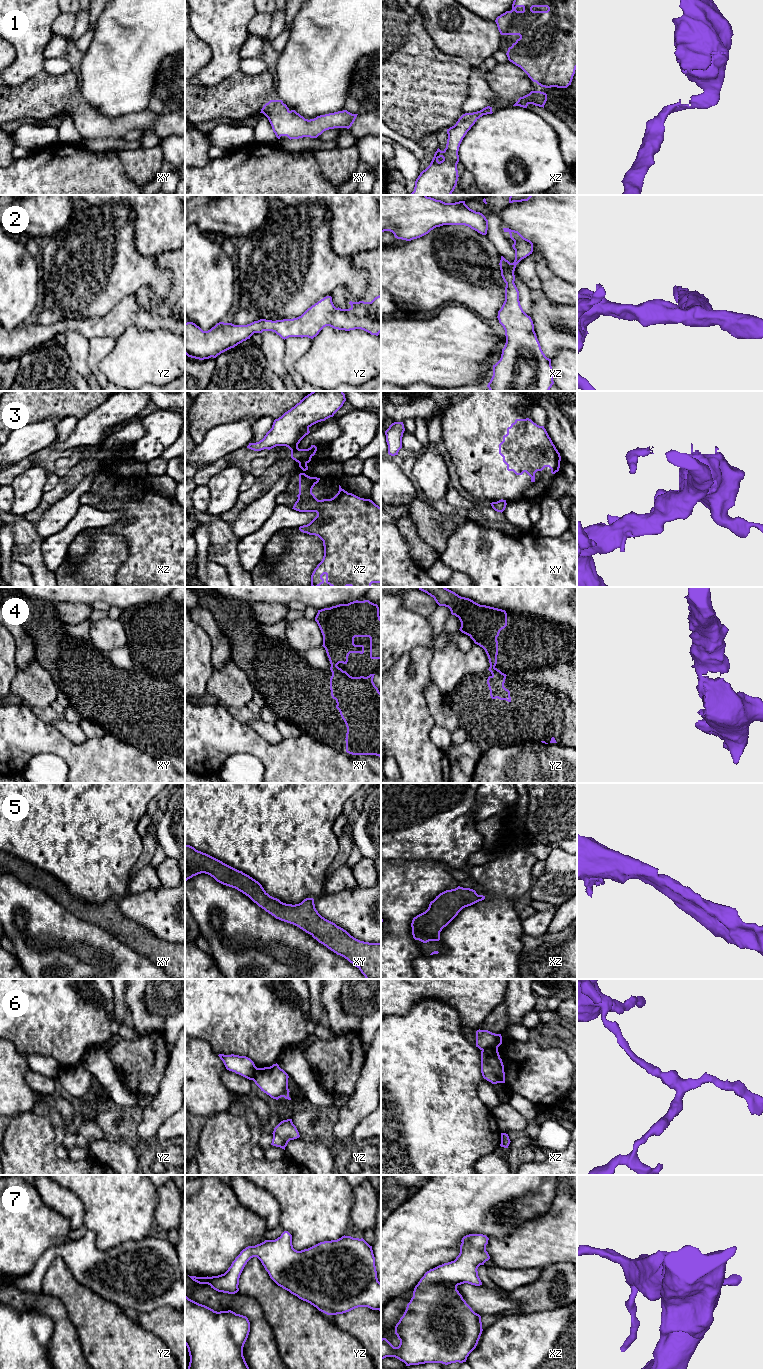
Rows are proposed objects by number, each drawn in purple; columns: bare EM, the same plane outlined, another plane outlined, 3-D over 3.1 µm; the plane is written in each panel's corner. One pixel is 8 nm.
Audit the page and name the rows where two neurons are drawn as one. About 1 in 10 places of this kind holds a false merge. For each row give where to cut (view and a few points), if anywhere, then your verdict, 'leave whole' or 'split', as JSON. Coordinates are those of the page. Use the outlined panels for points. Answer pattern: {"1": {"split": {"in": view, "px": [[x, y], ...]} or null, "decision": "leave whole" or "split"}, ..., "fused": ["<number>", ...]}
{"1": {"split": null, "decision": "leave whole"}, "2": {"split": null, "decision": "leave whole"}, "3": {"split": {"in": "xz", "px": [[310, 459], [299, 464]]}, "decision": "split"}, "4": {"split": null, "decision": "leave whole"}, "5": {"split": null, "decision": "leave whole"}, "6": {"split": {"in": "xz", "px": [[497, 1047], [482, 1050]]}, "decision": "split"}, "7": {"split": null, "decision": "leave whole"}, "fused": ["3", "6"]}

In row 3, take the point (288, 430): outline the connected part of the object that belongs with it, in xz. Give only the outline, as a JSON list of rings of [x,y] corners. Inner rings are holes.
[[[312,391],[281,417],[275,419],[272,428],[264,438],[249,443],[247,448],[254,451],[286,446],[291,450],[291,458],[304,463],[311,460],[317,451],[315,445],[299,449],[300,441],[310,433],[309,428],[333,417],[346,401],[343,391]]]

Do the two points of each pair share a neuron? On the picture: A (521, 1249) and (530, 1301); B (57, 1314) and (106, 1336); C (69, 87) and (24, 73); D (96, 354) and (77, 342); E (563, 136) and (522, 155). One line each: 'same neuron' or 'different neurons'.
A: different neurons
B: different neurons
C: different neurons
D: different neurons
E: different neurons

